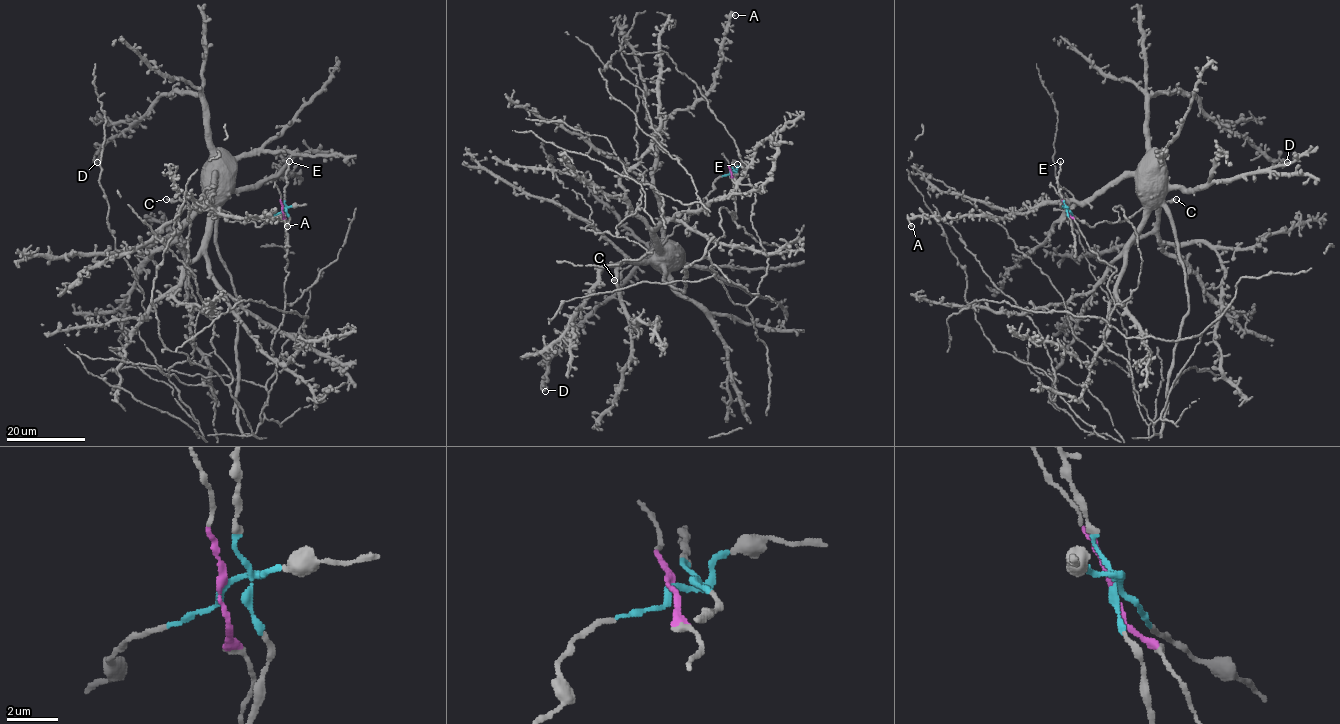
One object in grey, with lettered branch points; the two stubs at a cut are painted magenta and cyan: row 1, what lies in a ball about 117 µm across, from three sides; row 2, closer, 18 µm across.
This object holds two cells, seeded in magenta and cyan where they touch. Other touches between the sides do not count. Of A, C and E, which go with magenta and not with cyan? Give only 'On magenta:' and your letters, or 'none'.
On magenta: A

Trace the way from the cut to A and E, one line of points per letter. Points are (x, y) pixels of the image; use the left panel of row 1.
A: (282, 209), (276, 380), (256, 431), (244, 434), (217, 176), (203, 201), (287, 226)
E: (282, 209), (286, 206), (284, 189), (289, 161)

